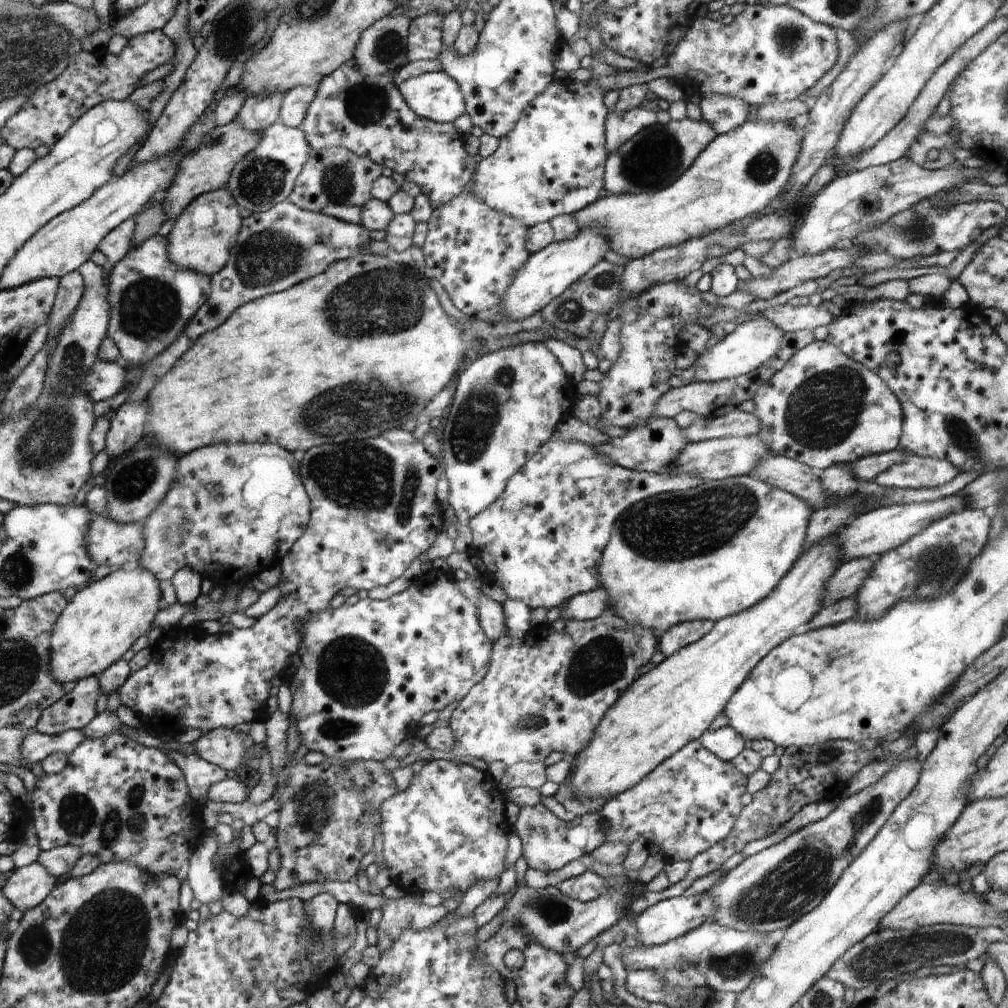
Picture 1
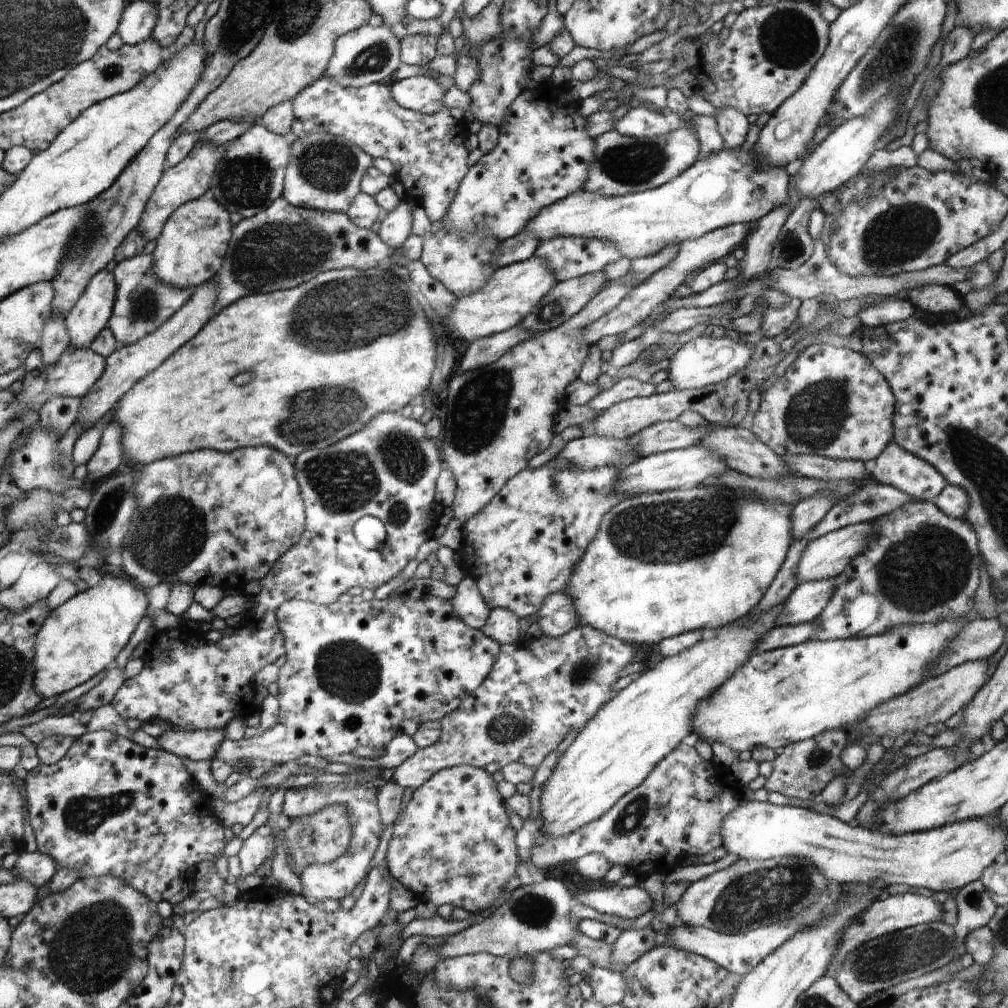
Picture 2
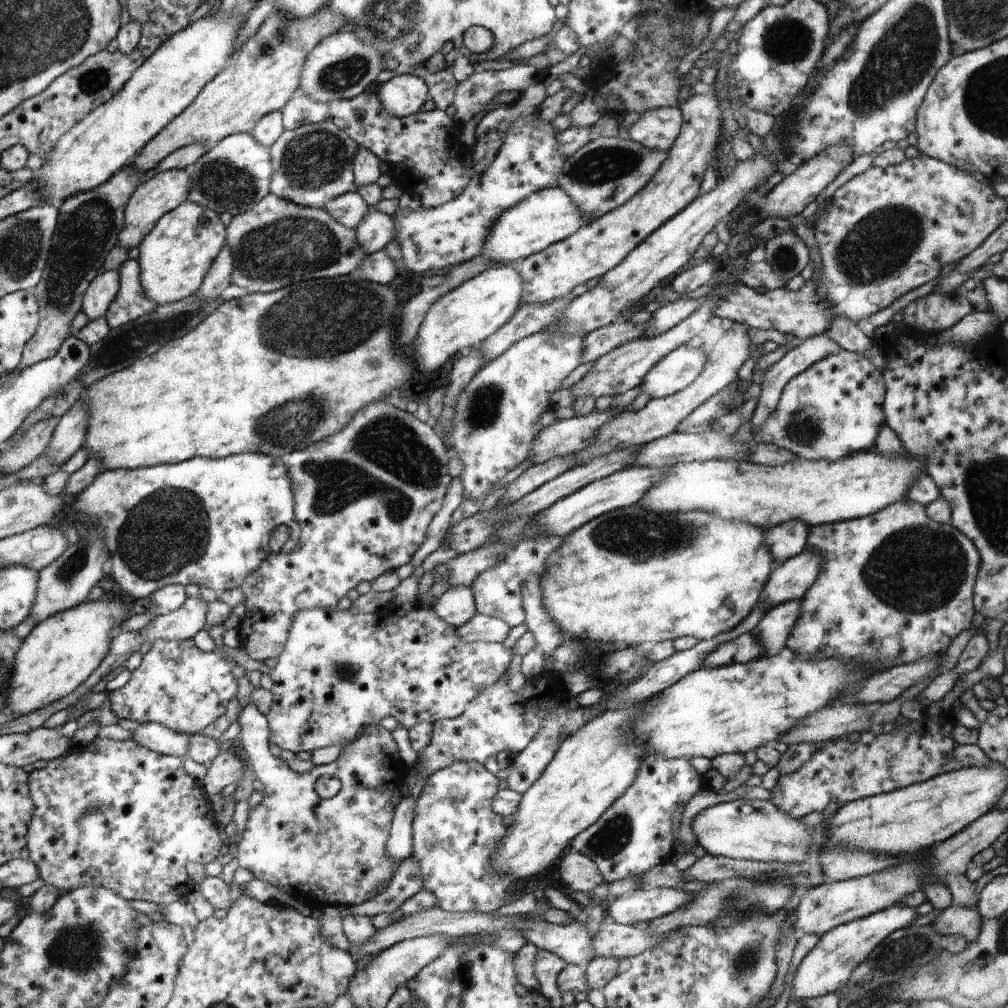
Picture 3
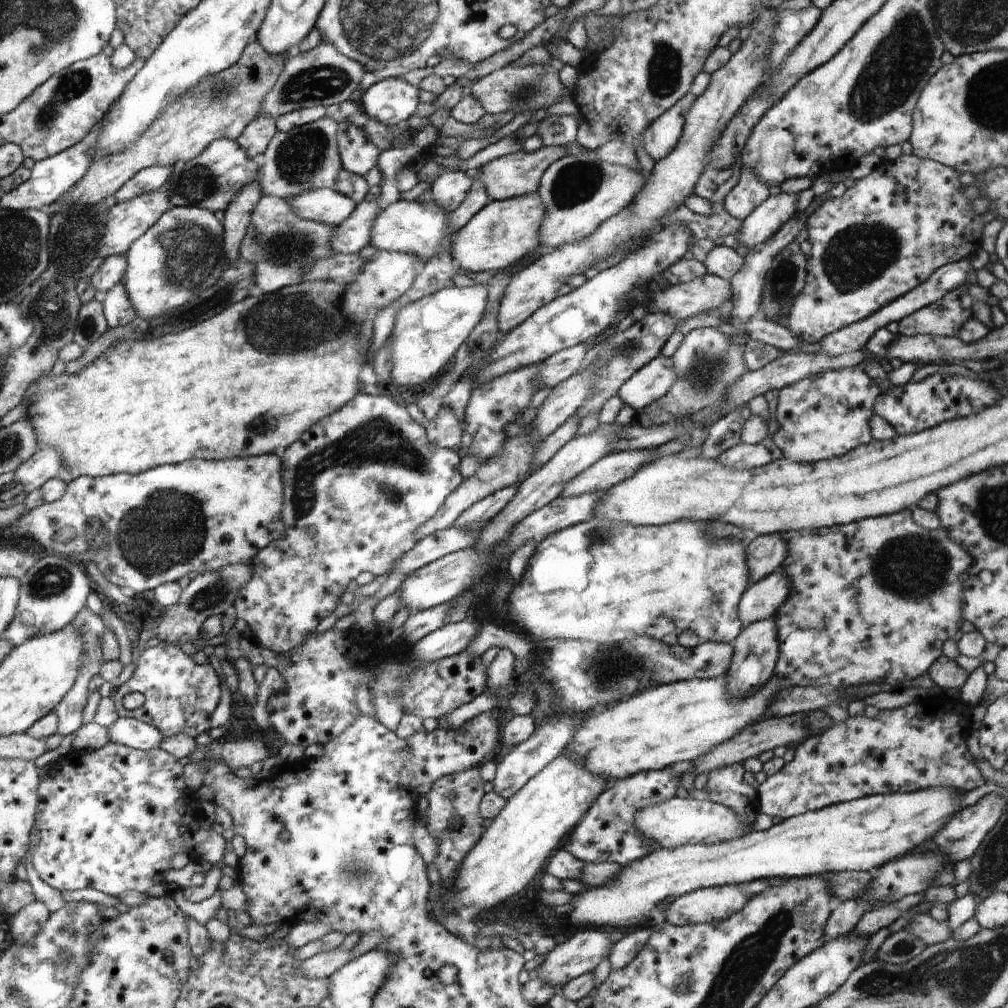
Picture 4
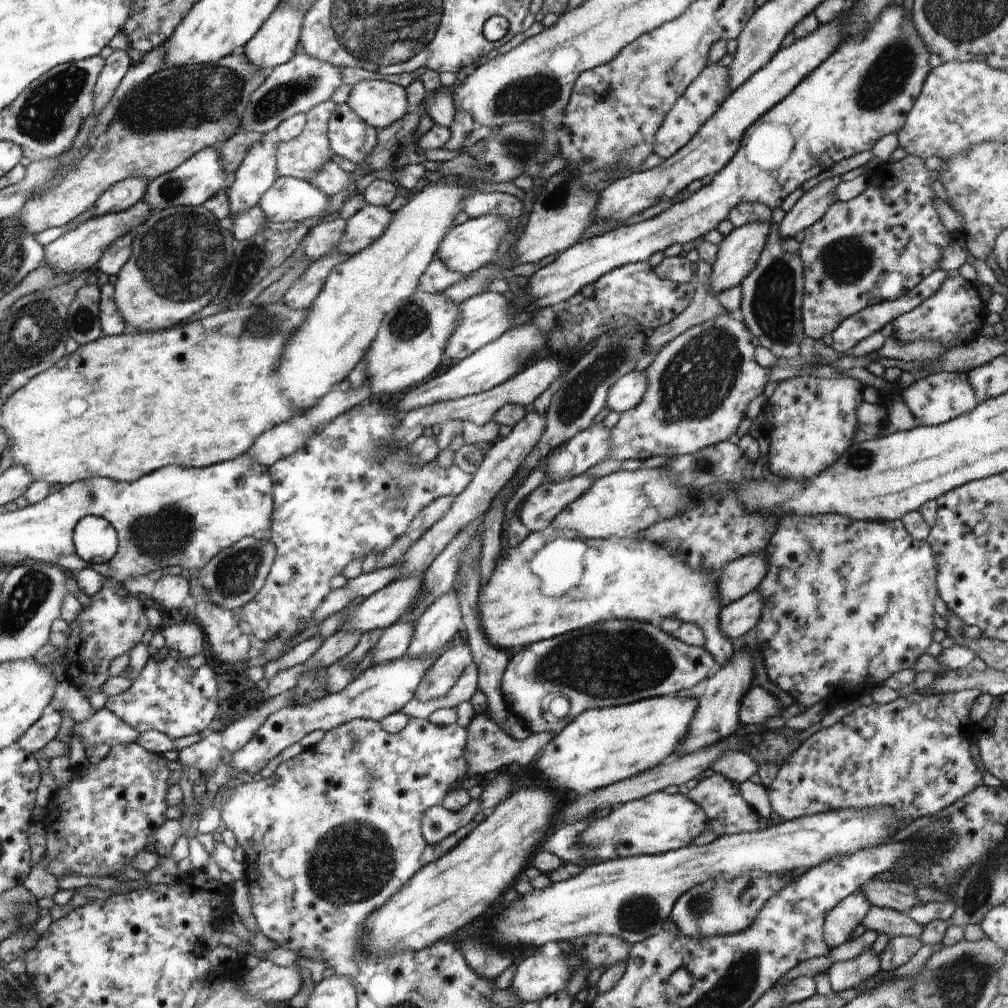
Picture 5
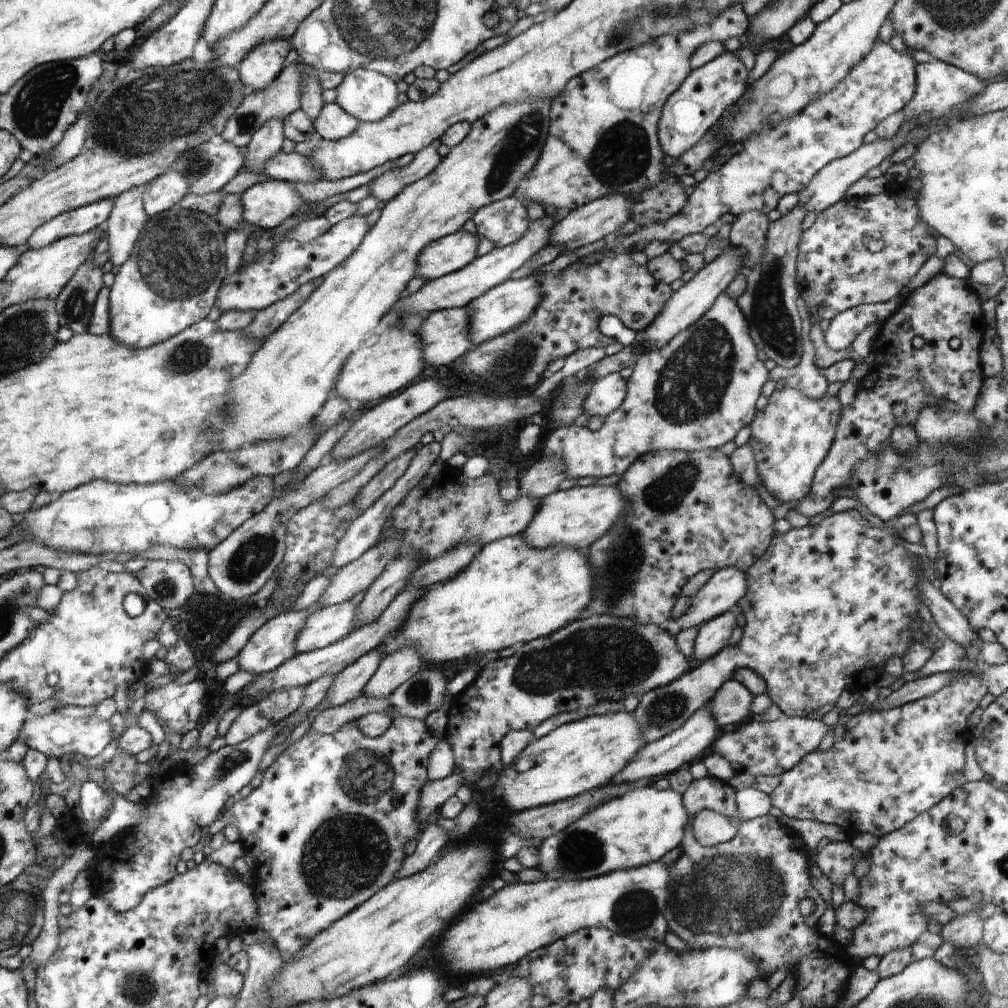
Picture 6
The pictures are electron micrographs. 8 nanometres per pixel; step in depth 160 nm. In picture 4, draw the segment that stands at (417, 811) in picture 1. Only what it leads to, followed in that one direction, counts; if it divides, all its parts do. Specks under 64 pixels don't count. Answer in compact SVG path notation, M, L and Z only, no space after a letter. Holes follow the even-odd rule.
M474 767L468 771L455 773L452 776L443 776L433 785L432 790L425 796L427 798L427 822L430 838L436 841L438 853L434 859L441 880L449 887L455 879L455 870L462 864L463 858L472 847L478 843L483 834L483 816L479 813L479 804L483 800L482 786L485 782L480 780L478 771Z

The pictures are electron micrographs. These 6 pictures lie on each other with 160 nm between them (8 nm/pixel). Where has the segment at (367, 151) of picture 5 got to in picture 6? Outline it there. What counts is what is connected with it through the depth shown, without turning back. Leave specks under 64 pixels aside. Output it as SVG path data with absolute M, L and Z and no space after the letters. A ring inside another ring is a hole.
M324 103L323 110L313 120L316 136L326 140L338 140L357 128L357 118L346 114L336 103Z

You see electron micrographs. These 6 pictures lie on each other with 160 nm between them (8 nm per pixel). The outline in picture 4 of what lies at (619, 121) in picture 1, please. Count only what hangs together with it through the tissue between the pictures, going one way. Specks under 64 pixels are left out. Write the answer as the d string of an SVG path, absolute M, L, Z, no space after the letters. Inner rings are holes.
M701 70L700 74L696 75L691 89L643 132L641 143L655 161L662 160L679 143L685 116L692 103L707 89L710 77L711 75Z

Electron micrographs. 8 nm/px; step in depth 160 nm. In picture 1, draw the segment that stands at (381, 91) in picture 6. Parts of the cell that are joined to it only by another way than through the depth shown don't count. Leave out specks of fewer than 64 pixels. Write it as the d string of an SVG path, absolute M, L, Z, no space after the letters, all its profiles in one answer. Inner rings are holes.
M444 70L404 79L398 87L407 104L425 119L449 123L465 111L460 85Z

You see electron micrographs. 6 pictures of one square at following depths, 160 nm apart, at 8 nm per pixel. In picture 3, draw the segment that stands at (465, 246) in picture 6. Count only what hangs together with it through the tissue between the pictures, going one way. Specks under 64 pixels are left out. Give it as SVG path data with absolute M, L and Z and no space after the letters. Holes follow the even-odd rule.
M559 187L548 188L526 196L515 207L508 208L500 216L500 220L496 220L496 224L488 230L488 240L479 256L484 254L496 266L508 265L512 260L526 259L556 242L570 238L593 220L592 216L584 216L584 212L580 212L579 205L572 200L572 196L568 196L568 192Z

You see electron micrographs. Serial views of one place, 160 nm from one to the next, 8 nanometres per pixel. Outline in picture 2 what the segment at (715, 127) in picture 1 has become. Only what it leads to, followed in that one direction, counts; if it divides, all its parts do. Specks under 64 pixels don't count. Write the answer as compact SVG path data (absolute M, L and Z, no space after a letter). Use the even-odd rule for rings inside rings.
M720 106L716 118L718 133L724 139L725 148L741 148L750 128L747 117L736 108Z

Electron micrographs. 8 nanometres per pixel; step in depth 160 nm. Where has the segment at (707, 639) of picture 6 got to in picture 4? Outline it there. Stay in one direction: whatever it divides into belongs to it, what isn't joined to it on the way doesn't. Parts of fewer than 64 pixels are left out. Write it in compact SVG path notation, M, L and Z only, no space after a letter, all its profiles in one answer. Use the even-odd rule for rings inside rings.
M781 568L757 583L750 583L737 608L742 626L747 627L753 622L774 617L777 608L787 599L789 584Z

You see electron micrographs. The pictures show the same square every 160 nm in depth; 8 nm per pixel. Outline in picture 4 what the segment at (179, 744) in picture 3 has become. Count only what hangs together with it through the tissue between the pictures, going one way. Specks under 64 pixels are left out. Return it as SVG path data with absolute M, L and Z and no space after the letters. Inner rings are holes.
M118 717L116 722L107 726L108 743L149 751L159 748L163 734L155 727L130 717Z

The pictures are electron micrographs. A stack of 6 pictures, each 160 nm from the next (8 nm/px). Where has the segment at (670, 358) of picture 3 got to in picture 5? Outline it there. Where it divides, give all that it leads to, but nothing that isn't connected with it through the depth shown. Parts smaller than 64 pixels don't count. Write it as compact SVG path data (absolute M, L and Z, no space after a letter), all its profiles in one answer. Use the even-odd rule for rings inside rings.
M630 371L618 377L609 388L606 406L611 411L621 412L634 408L644 396L647 380L643 371Z

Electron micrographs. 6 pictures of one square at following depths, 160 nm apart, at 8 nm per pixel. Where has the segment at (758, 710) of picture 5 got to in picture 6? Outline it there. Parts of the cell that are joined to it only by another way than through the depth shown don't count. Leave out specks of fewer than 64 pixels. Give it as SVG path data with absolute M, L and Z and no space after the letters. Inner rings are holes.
M736 679L727 680L707 703L711 719L718 728L738 726L749 714L754 696Z

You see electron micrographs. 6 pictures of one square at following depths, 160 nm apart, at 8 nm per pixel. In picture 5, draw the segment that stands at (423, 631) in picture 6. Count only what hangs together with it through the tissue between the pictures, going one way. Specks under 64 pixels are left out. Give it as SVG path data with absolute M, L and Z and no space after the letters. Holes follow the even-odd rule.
M548 526L541 531L529 532L517 545L509 544L507 551L499 556L488 582L479 586L479 624L493 647L508 650L516 646L528 647L543 640L566 635L608 618L630 618L648 622L650 616L656 612L662 618L677 617L683 623L697 624L706 635L706 650L714 658L716 666L721 668L732 660L735 652L732 648L733 642L722 635L719 629L722 606L717 593L716 574L690 570L684 561L647 541L643 534L630 538L588 540L579 532Z

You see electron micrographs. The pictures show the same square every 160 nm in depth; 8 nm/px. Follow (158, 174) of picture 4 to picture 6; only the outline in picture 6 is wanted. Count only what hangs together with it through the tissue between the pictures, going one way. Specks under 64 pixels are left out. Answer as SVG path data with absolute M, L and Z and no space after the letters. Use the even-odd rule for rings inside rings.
M114 199L101 200L98 203L92 203L73 211L66 211L62 215L55 216L54 219L48 220L47 223L40 225L35 228L35 231L31 234L28 239L28 246L30 249L41 249L51 245L60 239L65 239L66 237L72 235L81 235L85 232L91 231L93 228L100 226L101 222L107 220L108 215L111 211L111 206Z

